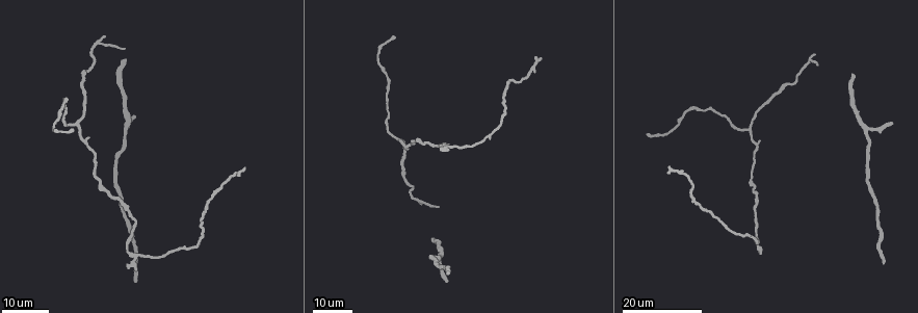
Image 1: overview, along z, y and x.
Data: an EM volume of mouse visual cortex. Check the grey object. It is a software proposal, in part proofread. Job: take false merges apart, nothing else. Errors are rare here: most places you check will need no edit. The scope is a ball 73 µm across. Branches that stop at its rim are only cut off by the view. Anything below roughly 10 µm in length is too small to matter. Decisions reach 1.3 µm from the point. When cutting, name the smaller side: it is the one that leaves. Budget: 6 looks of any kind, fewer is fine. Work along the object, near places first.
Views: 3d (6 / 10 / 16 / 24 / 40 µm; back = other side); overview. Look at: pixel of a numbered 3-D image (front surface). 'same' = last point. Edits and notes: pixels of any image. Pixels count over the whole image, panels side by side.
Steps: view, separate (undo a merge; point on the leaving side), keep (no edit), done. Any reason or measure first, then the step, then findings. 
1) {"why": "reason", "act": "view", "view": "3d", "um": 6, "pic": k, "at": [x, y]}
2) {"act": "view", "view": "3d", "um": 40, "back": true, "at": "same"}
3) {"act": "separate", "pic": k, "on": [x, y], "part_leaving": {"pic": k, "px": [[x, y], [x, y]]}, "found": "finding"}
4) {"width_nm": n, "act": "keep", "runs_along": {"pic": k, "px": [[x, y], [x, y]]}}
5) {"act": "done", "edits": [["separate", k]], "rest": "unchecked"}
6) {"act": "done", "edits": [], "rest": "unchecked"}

{"why": "three-way junction", "act": "view", "view": "3d", "um": 24, "pic": 1, "at": [76, 122]}

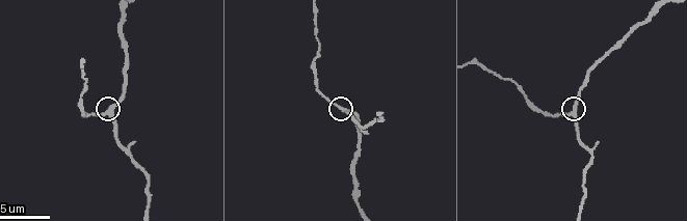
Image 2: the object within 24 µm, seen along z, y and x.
{"act": "view", "view": "3d", "um": 10, "pic": 2, "at": [107, 114]}

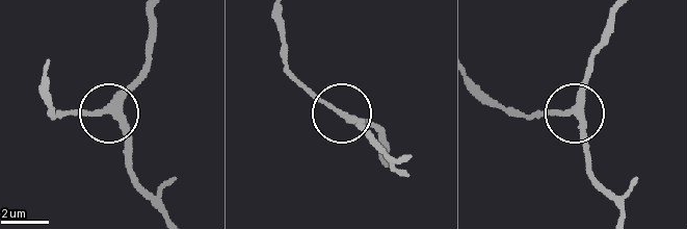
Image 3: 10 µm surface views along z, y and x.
{"width_nm": 250, "act": "keep", "runs_along": {"pic": 3, "px": [[614, 15], [579, 108], [571, 113], [527, 113]]}, "found": "one neuron here"}

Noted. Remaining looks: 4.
{"why": "sudden change in width", "act": "view", "view": "3d", "um": 24, "pic": 1, "at": [684, 115]}

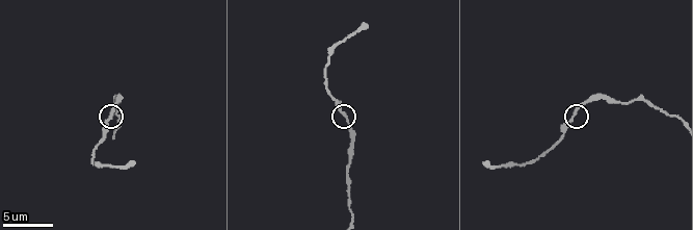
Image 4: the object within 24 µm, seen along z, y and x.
{"act": "view", "view": "3d", "um": 10, "pic": 4, "at": [343, 112]}

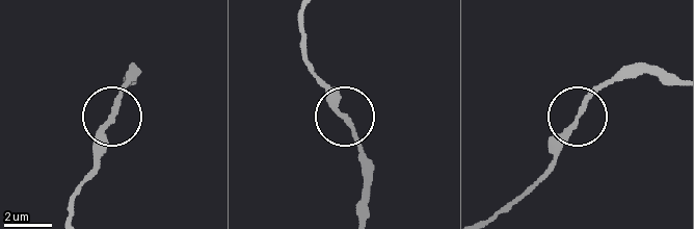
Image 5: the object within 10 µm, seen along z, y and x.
{"act": "keep", "found": "all the same neuron"}

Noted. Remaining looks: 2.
{"act": "view", "view": "3d", "um": 24, "pic": 1, "at": [103, 189]}

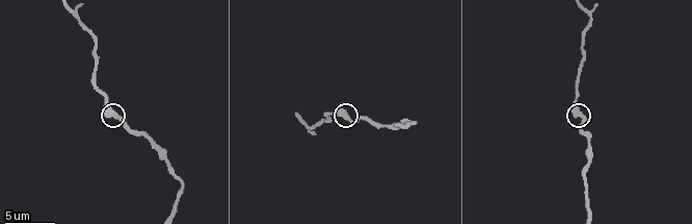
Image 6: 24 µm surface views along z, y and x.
{"act": "view", "view": "3d", "um": 6, "pic": 6, "at": [348, 120]}

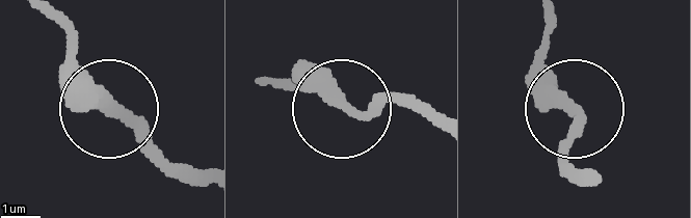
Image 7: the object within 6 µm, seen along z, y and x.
{"act": "keep", "runs_along": {"pic": 7, "px": [[553, 9], [542, 69], [579, 129], [563, 174]]}, "found": "one neuron here"}

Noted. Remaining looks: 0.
{"act": "done", "edits": [], "rest": "unchecked"}

